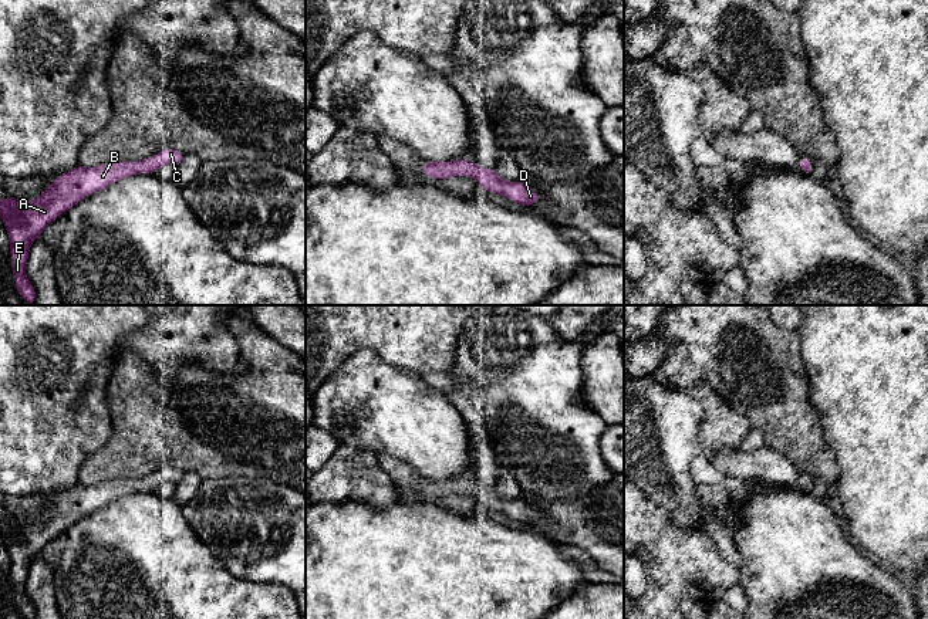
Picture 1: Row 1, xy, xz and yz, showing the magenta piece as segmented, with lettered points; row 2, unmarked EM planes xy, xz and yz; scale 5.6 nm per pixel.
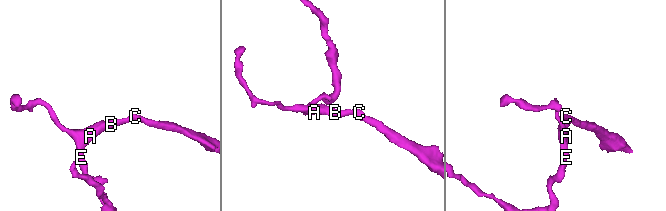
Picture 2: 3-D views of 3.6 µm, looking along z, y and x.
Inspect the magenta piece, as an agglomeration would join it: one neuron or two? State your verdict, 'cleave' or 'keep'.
keep

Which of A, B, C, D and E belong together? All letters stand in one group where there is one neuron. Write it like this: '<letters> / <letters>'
A B C D E

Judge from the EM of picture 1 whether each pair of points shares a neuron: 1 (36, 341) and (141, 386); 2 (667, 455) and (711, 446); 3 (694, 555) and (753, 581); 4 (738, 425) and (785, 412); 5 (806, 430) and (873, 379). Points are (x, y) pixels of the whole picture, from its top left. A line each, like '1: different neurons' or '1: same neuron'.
1: different neurons
2: different neurons
3: different neurons
4: different neurons
5: different neurons

